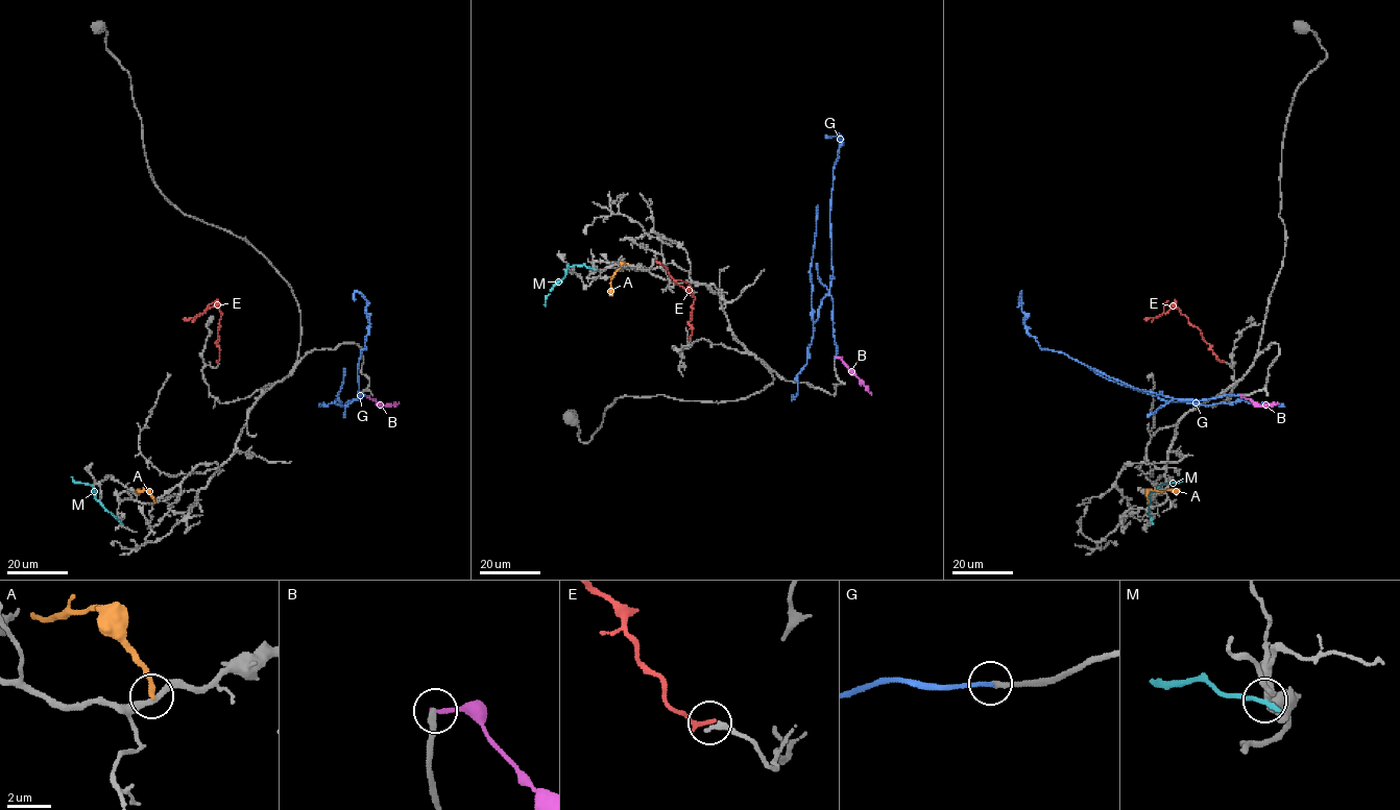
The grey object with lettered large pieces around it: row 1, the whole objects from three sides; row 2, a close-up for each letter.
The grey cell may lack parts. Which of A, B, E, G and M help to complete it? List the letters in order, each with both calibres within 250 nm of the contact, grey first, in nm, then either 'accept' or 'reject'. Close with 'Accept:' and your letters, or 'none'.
A: 280 nm thick on the grey side, 190 nm on the other; reject
B: 300 nm thick on the grey side, 170 nm on the other; reject
E: 280 nm thick on the grey side, 220 nm on the other; accept
G: 300 nm thick on the grey side, 240 nm on the other; accept
M: 280 nm thick on the grey side, 280 nm on the other; reject
Accept: E, G

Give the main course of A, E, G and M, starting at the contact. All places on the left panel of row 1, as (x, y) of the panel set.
A: (154, 502), (147, 490), (138, 490), (139, 492)
E: (217, 362), (220, 348), (216, 342), (222, 314), (219, 309), (211, 307), (195, 317), (183, 319)
G: (363, 394), (360, 399), (357, 398), (360, 394), (358, 366), (369, 323), (366, 300), (356, 291), (355, 300)
M: (120, 521), (95, 498), (91, 485), (75, 483), (72, 476)

